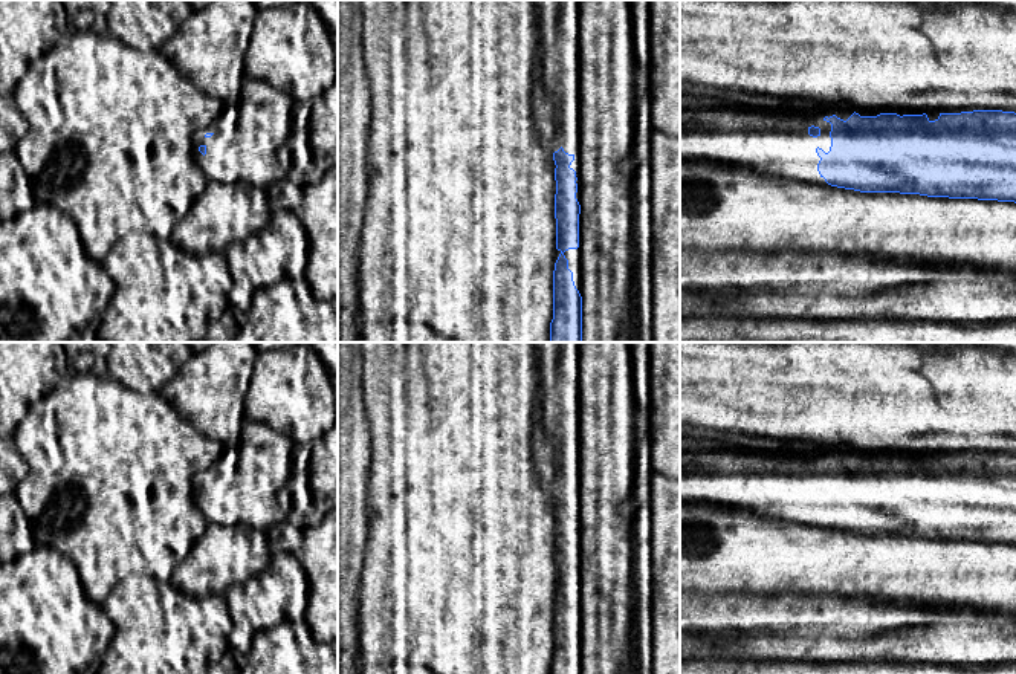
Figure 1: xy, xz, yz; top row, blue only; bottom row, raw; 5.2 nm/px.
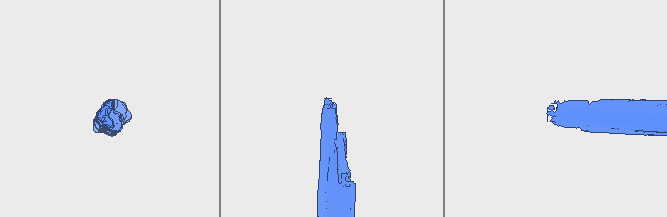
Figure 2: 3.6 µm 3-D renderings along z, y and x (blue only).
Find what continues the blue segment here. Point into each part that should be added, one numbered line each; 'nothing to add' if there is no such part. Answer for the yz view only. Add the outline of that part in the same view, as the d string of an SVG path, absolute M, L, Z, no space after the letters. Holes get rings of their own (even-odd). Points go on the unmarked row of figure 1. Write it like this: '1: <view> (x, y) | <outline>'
1: yz (769, 485) | M680 437L680 500L723 504L735 510L750 510L767 518L788 523L828 527L817 514L820 500L816 491L825 495L831 489L831 466L825 459L836 457L846 463L854 452L828 448L820 457L776 455L761 451L710 445Z

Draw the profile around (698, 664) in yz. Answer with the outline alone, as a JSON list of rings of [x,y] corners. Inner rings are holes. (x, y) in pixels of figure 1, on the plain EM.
[[[694,656],[680,659],[680,674],[1016,674],[1016,663],[967,671],[950,665],[904,660],[808,662]]]

